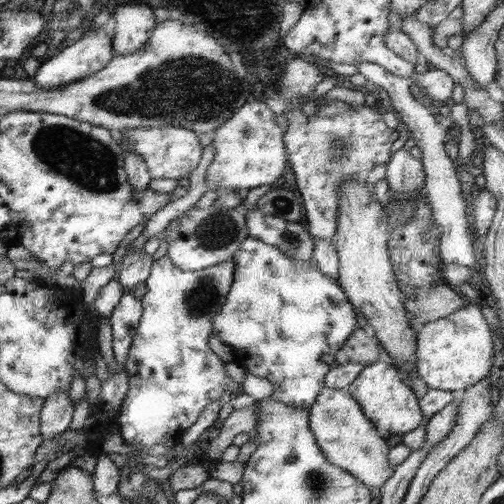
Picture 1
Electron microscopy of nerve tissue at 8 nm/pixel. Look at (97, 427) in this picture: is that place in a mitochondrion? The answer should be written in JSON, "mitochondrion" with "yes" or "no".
{"mitochondrion":"no"}

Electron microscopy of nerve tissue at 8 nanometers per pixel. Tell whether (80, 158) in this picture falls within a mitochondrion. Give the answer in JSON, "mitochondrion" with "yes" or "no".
{"mitochondrion":"yes"}

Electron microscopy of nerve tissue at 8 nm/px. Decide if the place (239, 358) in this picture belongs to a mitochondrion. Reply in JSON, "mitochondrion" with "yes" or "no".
{"mitochondrion":"no"}

